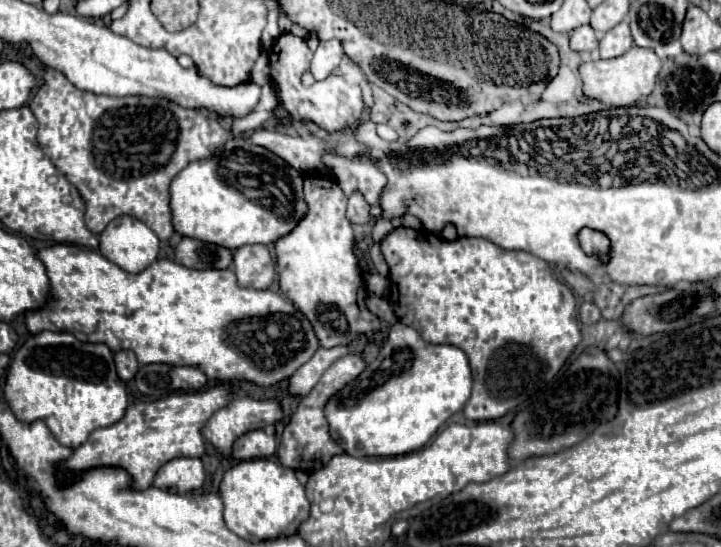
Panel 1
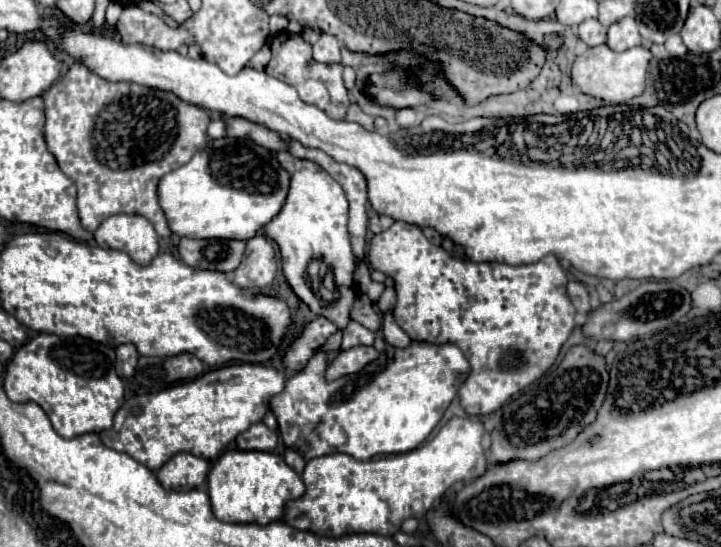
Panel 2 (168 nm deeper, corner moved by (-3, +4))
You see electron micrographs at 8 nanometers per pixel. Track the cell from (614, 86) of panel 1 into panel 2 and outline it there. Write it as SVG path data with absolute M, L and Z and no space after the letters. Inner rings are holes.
M606 44L588 48L582 56L574 60L572 66L572 84L580 88L580 92L600 98L610 104L626 104L632 98L640 96L646 86L646 68L652 60L652 52L648 48L636 46L624 52L614 52Z

